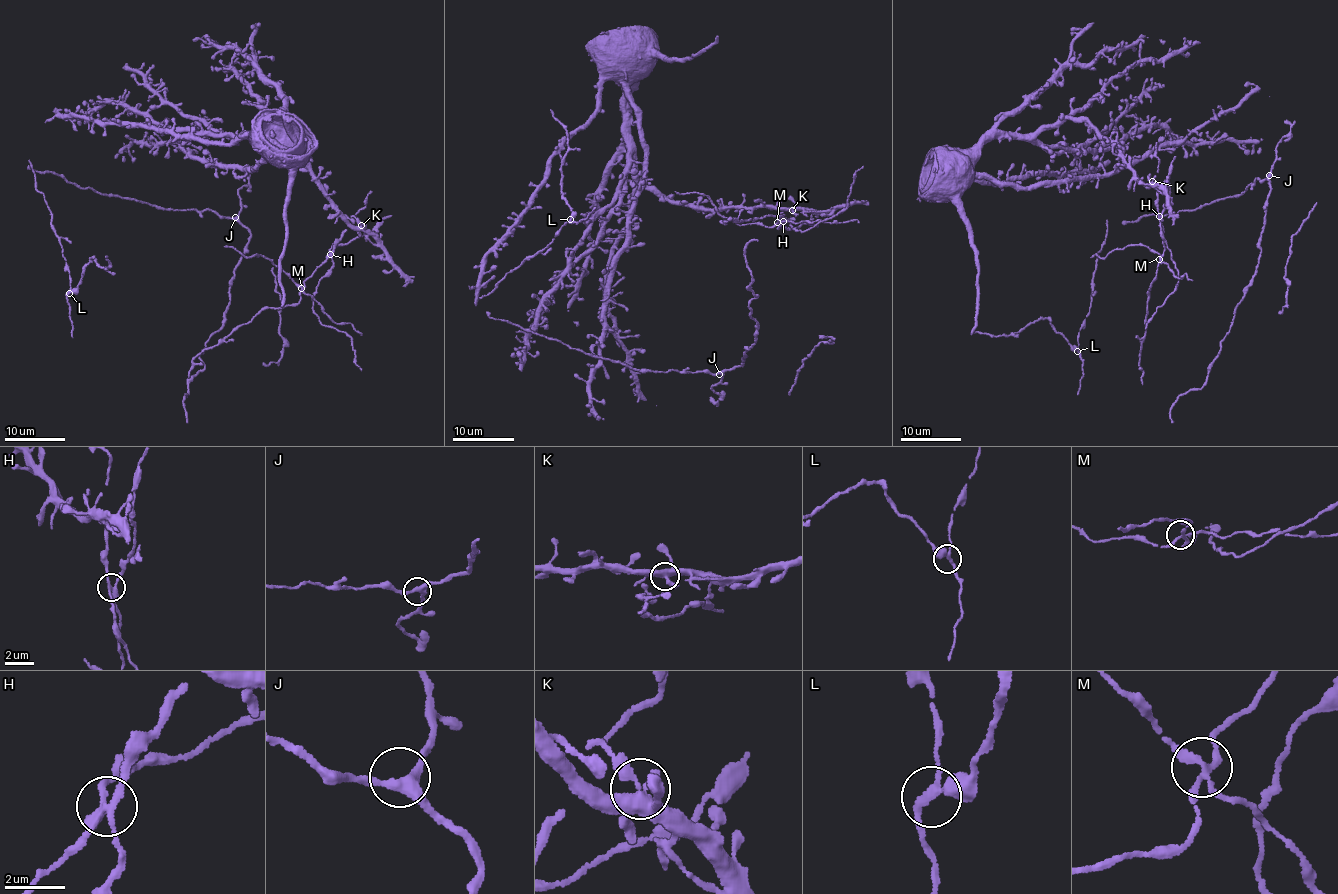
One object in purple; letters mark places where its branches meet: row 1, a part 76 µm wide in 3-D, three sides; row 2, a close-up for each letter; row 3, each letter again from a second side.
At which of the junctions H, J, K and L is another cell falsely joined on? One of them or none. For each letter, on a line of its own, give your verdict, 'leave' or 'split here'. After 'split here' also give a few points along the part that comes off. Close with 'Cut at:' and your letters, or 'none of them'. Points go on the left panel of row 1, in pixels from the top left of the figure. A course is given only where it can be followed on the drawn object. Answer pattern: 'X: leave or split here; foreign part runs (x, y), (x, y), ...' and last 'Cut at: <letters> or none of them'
H: split here; foreign part runs (330, 253), (305, 281), (298, 303), (277, 309), (265, 308), (194, 359), (187, 377)
J: leave
K: leave
L: leave
Cut at: H

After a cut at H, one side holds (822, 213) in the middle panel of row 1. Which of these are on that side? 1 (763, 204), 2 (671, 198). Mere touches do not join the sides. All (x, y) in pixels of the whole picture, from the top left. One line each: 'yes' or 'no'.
1: yes
2: yes

